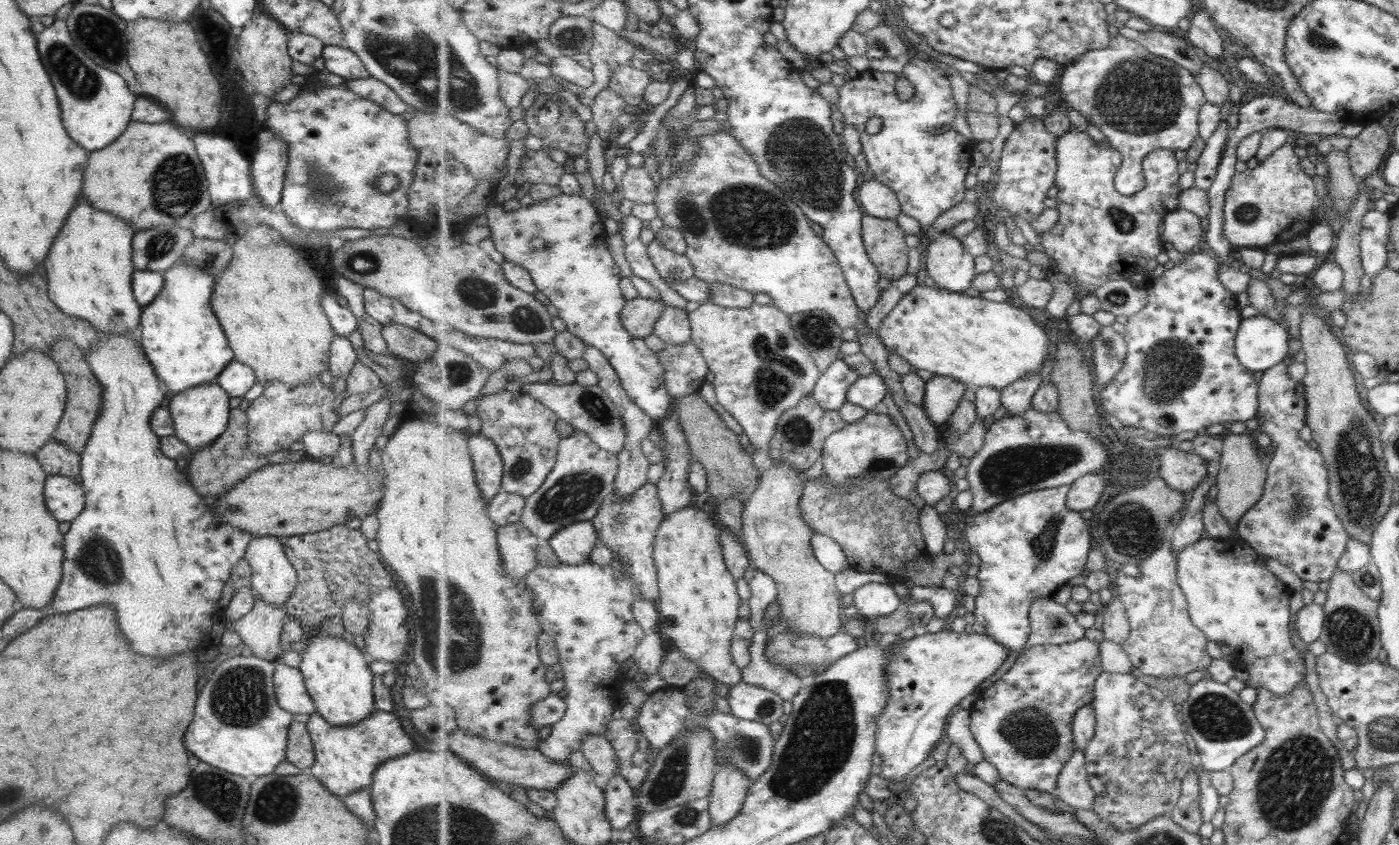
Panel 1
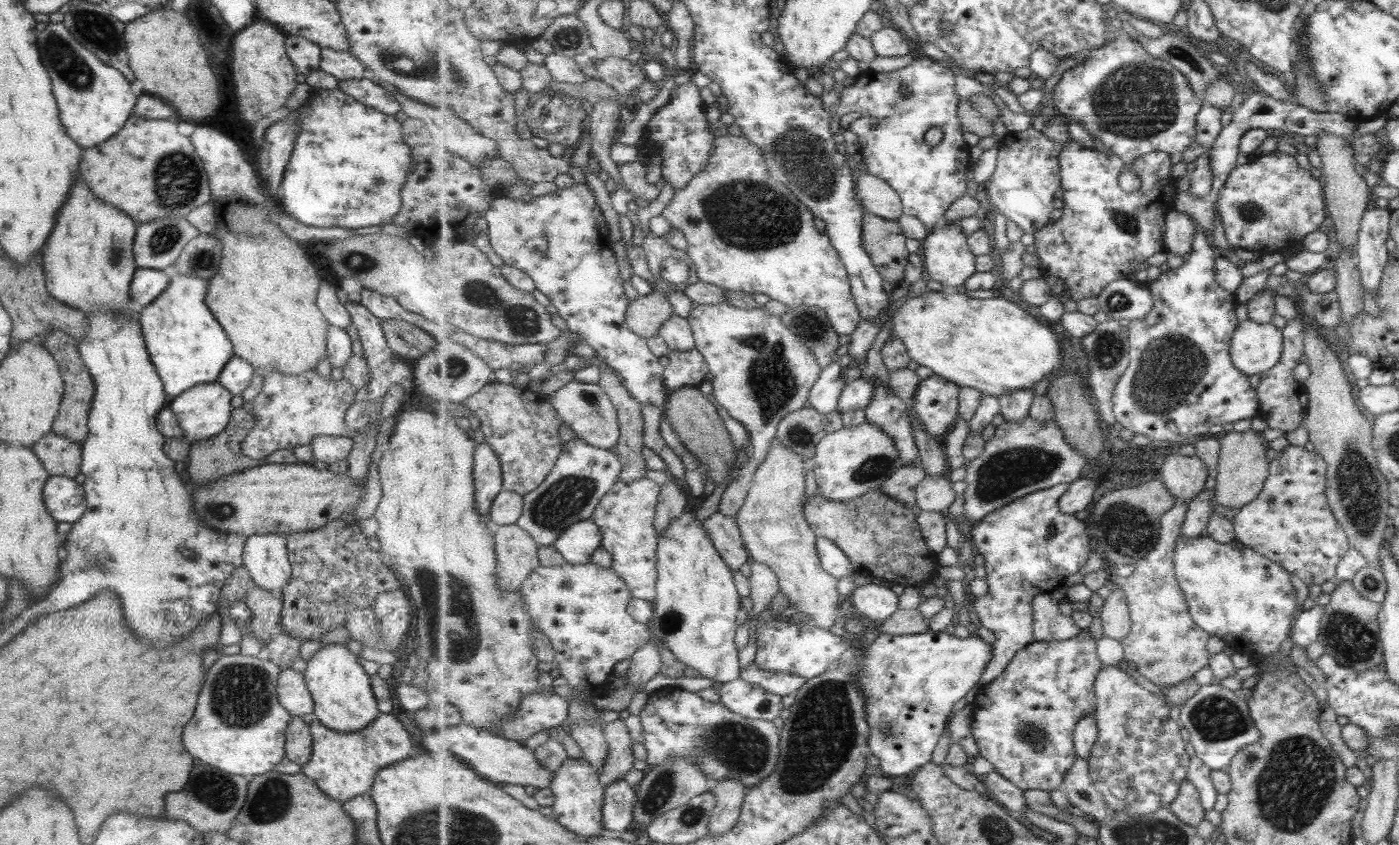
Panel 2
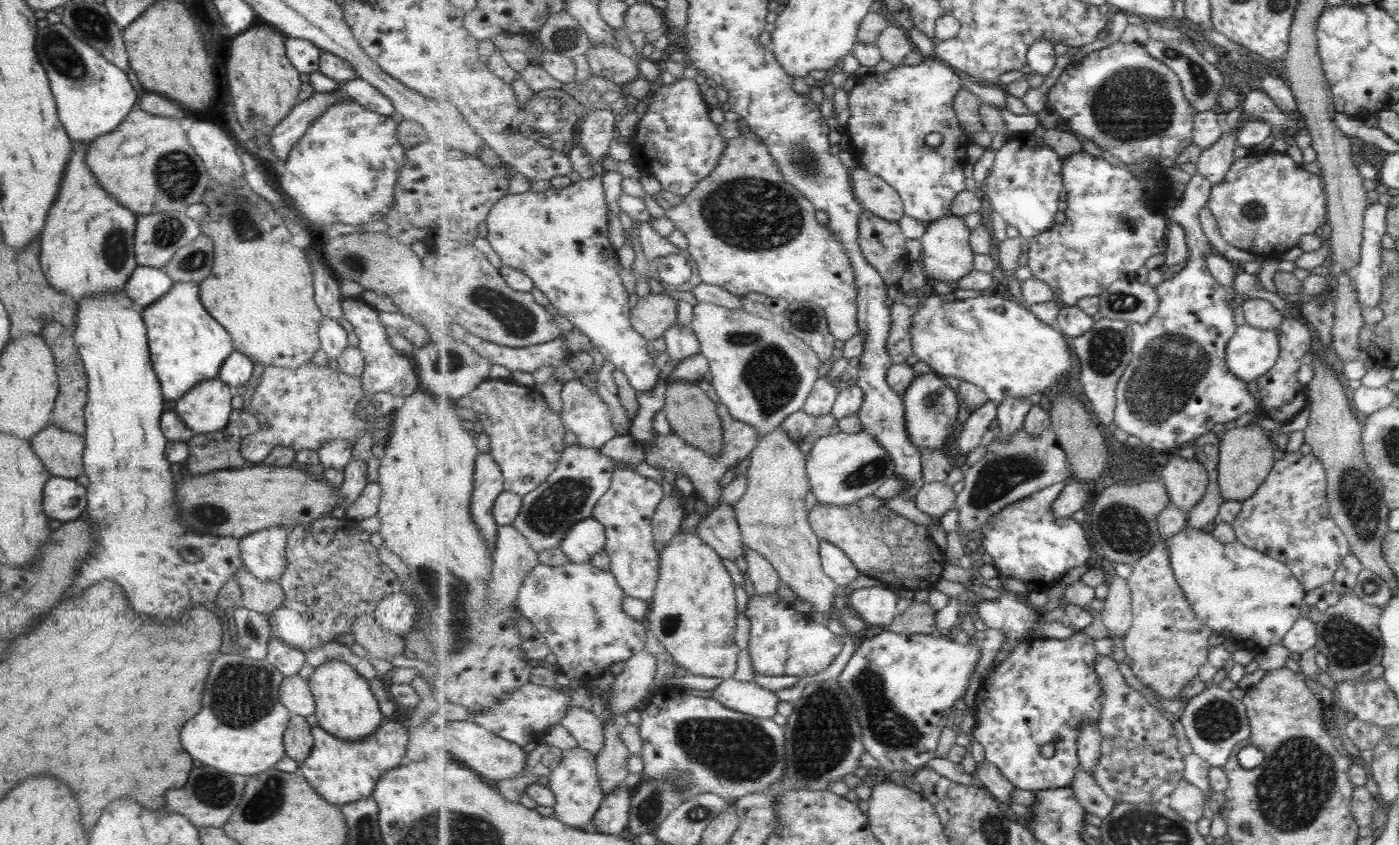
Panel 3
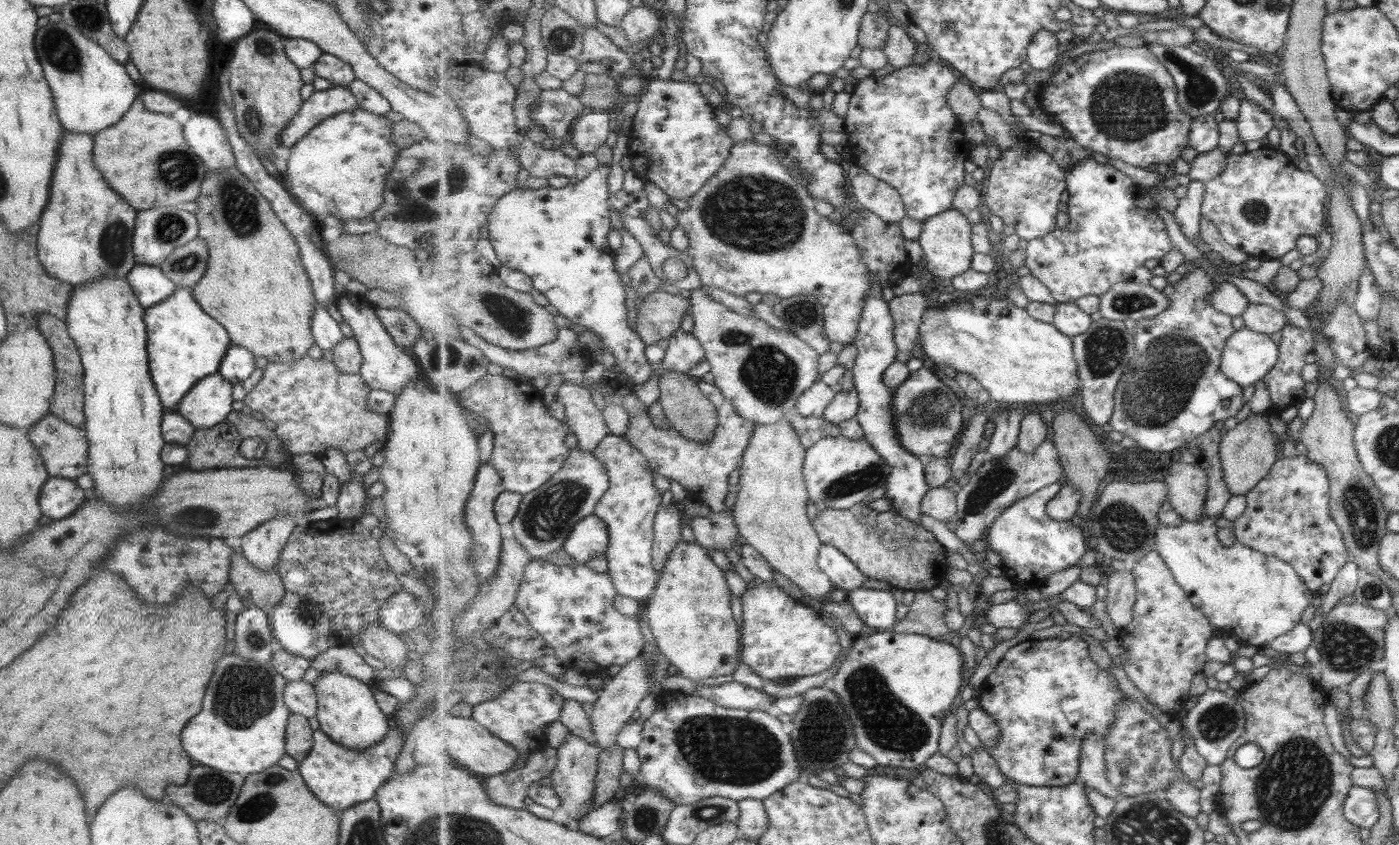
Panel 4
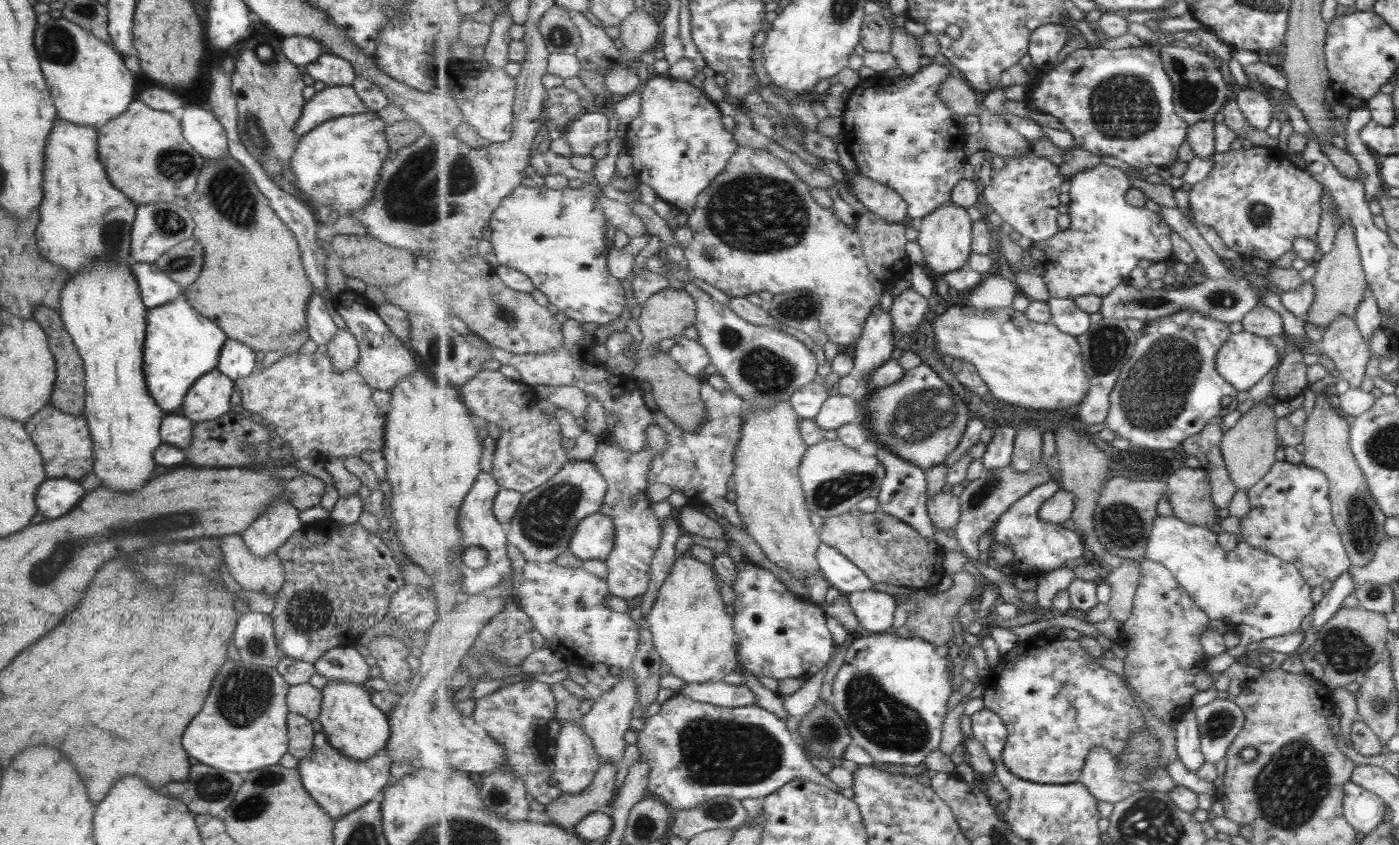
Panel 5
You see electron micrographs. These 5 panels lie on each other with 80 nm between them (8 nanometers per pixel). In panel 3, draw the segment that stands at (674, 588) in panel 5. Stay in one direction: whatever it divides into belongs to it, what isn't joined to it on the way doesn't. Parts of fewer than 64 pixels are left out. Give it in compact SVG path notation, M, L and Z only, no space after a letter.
M683 533L668 542L660 555L656 595L648 600L648 629L679 666L703 677L733 679L741 645L737 639L735 582L721 562L722 556L699 534Z

